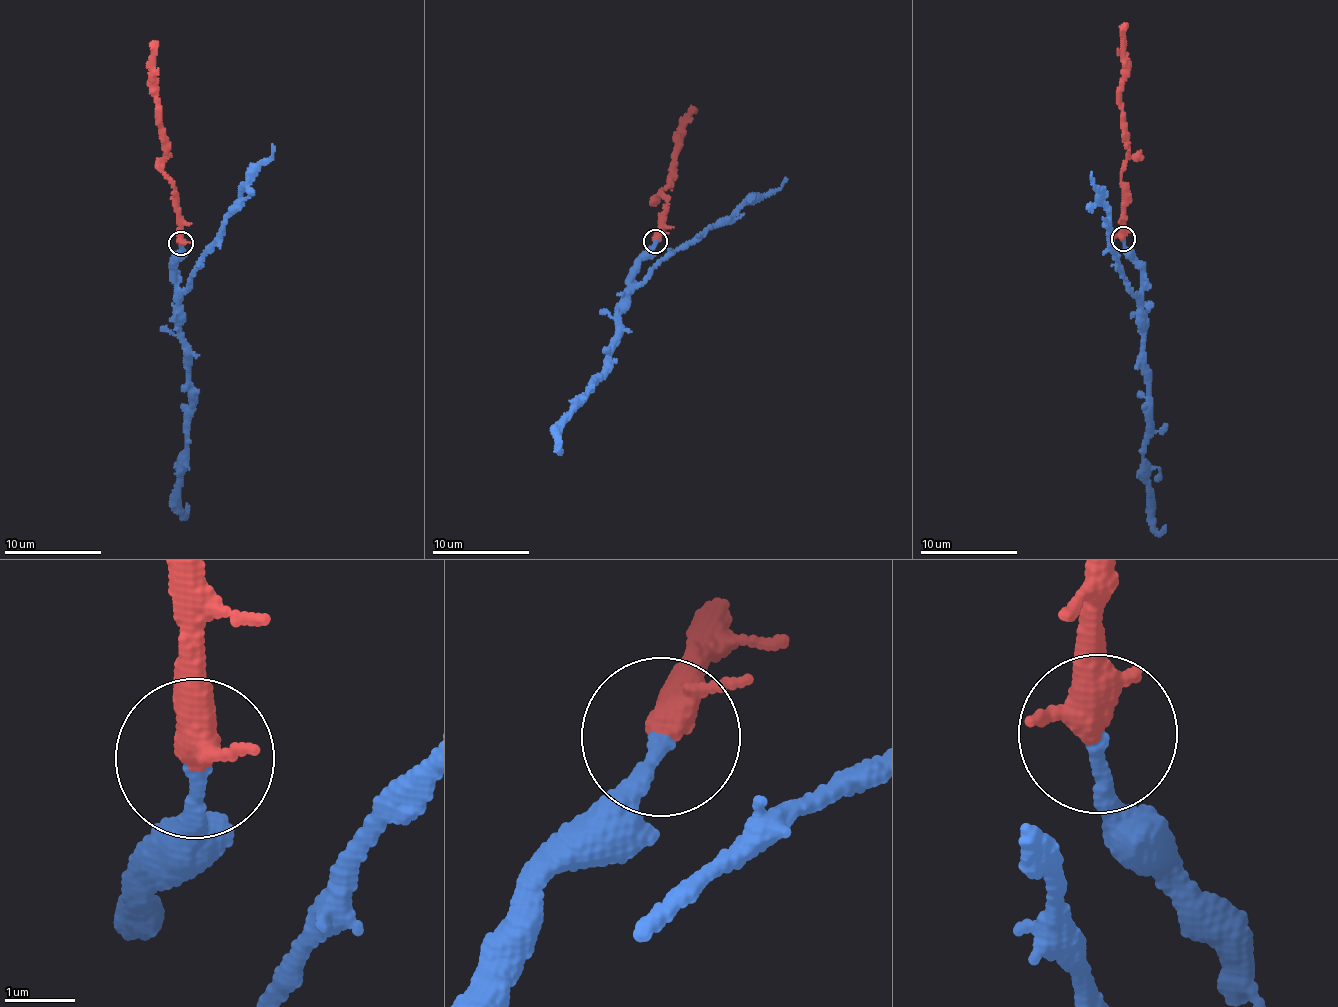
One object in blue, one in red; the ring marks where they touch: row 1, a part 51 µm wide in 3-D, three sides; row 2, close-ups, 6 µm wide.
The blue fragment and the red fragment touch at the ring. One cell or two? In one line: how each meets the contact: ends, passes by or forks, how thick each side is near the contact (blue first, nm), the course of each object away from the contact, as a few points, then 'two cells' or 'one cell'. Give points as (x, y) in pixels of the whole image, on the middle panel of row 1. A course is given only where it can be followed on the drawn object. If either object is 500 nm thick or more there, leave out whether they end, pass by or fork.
blue ends | red passes by | 200/360 nm | blue via (654, 241), (634, 274), (619, 308), (617, 332), (602, 371), (558, 435), (560, 450) | red via (654, 241), (665, 220), (669, 199), (661, 193), (674, 172), (673, 153), (692, 110) | one cell

